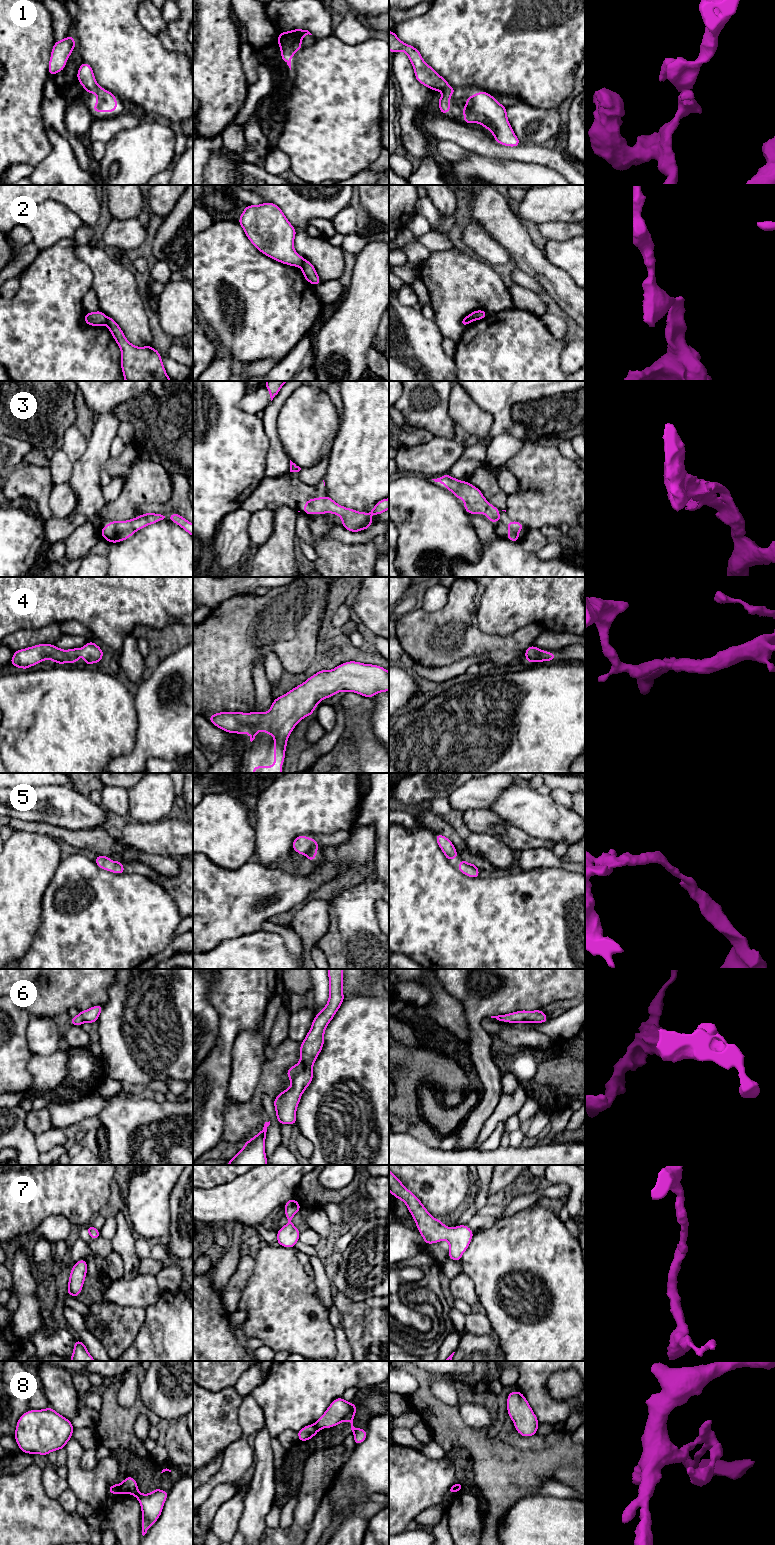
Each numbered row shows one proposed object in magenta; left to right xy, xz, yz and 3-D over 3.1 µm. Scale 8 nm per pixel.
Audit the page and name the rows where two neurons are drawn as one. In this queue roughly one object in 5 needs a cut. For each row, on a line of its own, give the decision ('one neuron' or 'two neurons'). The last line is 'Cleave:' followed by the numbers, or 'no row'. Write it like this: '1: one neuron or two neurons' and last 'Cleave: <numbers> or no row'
1: one neuron
2: two neurons
3: one neuron
4: one neuron
5: one neuron
6: one neuron
7: one neuron
8: two neurons
Cleave: 2, 8

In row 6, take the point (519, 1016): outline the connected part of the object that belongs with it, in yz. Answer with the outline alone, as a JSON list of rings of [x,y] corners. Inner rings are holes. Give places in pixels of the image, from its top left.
[[[521,1010],[509,1014],[491,1016],[491,1018],[508,1023],[545,1023],[549,1020],[543,1010]]]

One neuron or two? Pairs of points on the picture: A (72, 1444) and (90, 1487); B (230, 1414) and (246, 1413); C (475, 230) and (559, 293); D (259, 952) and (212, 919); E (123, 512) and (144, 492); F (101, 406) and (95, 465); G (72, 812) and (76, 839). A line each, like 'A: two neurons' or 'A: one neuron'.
A: one neuron
B: two neurons
C: two neurons
D: two neurons
E: one neuron
F: one neuron
G: two neurons

